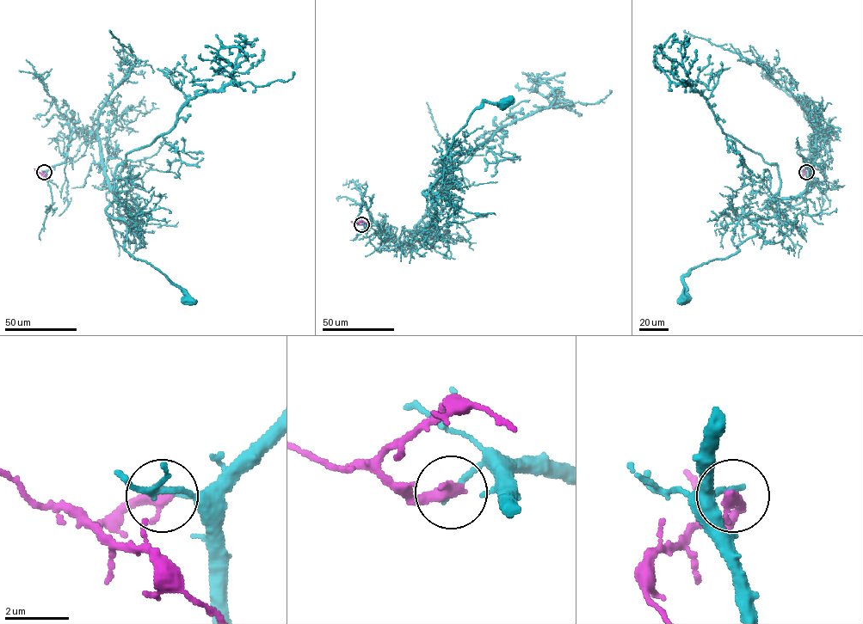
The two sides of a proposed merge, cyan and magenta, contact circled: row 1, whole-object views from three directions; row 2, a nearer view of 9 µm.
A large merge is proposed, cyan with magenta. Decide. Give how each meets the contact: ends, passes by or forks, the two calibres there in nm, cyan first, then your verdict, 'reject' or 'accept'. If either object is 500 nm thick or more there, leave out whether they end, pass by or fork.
cyan ends; magenta ends; calibres 190 and 440 nm; reject

